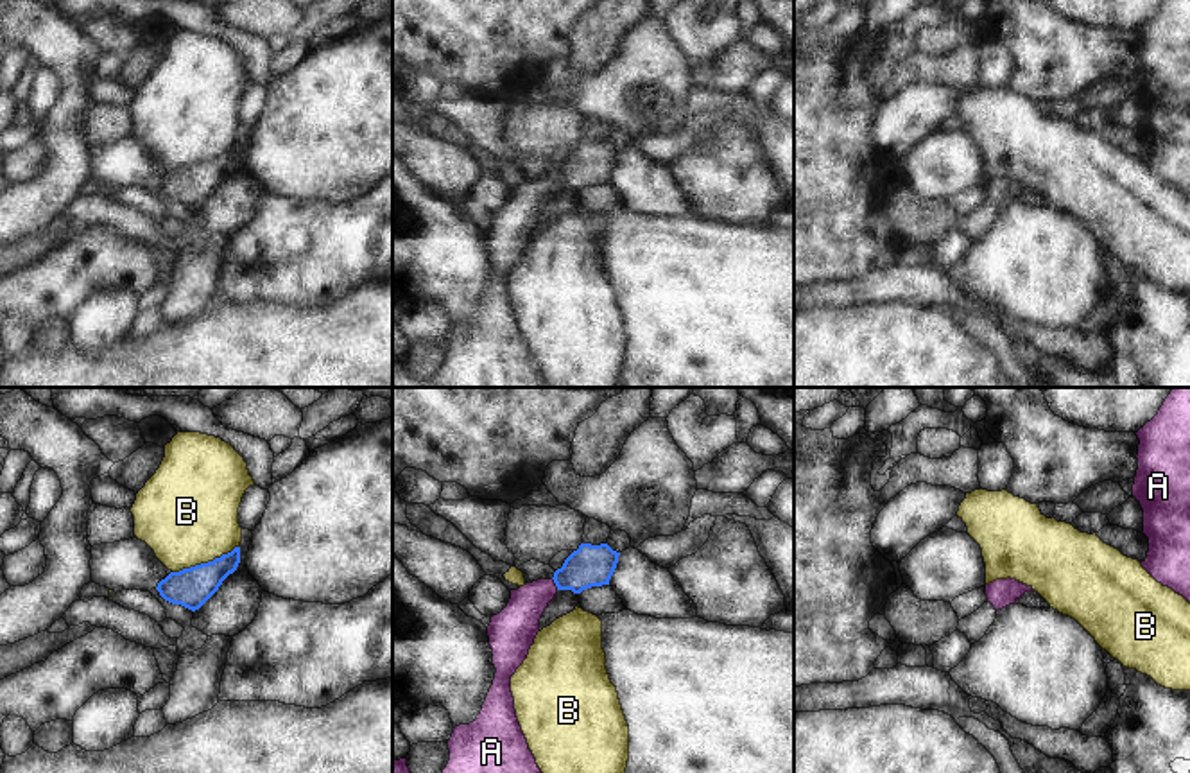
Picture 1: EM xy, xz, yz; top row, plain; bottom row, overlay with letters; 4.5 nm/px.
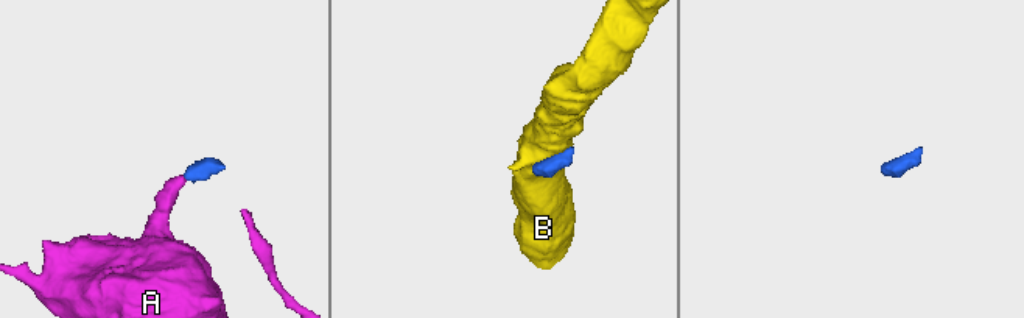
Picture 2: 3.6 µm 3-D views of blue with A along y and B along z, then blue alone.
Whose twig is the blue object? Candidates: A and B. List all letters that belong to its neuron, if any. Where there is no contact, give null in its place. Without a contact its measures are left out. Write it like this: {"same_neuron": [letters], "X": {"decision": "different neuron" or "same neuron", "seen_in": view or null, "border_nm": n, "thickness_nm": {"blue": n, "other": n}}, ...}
{"same_neuron": ["A"], "A": {"decision": "same neuron", "seen_in": "xz", "border_nm": 60, "thickness_nm": {"blue": 190, "other": 190}}, "B": {"decision": "different neuron", "seen_in": "xy", "border_nm": 320, "thickness_nm": {"blue": 180, "other": 460}}}

